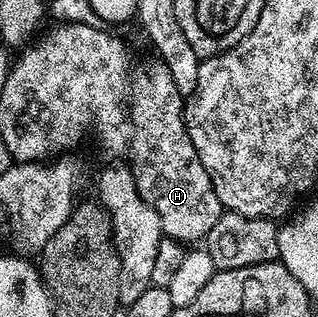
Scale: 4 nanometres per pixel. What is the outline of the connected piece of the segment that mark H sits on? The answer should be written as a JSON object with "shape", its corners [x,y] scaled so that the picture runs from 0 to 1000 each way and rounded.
{"shape":[[[192,63],[173,76],[179,82],[157,85],[142,120],[116,117],[60,161],[72,196],[50,211],[57,233],[69,233],[63,221],[94,221],[88,271],[113,265],[113,309],[126,309],[164,360],[164,448],[145,448],[132,505],[167,479],[211,476],[211,461],[233,457],[274,416],[277,397],[292,397],[333,470],[368,473],[403,495],[393,502],[399,521],[415,527],[440,615],[478,647],[484,669],[497,669],[525,748],[582,770],[626,767],[616,763],[626,751],[629,760],[651,754],[660,719],[686,707],[708,656],[686,631],[686,606],[673,606],[673,580],[648,530],[635,530],[635,505],[623,505],[623,479],[610,479],[610,454],[579,397],[585,322],[525,208],[481,189],[469,208],[415,224],[415,170],[399,139],[336,107],[327,88]]]}

